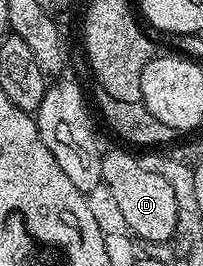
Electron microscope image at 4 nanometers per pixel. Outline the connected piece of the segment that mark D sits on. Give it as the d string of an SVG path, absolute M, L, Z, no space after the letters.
M124 147L112 149L102 156L101 182L110 187L118 208L128 224L128 232L133 238L141 242L171 241L178 233L178 199L174 187L162 179L162 175L155 173L147 164L144 165L136 157L131 157L129 150Z

